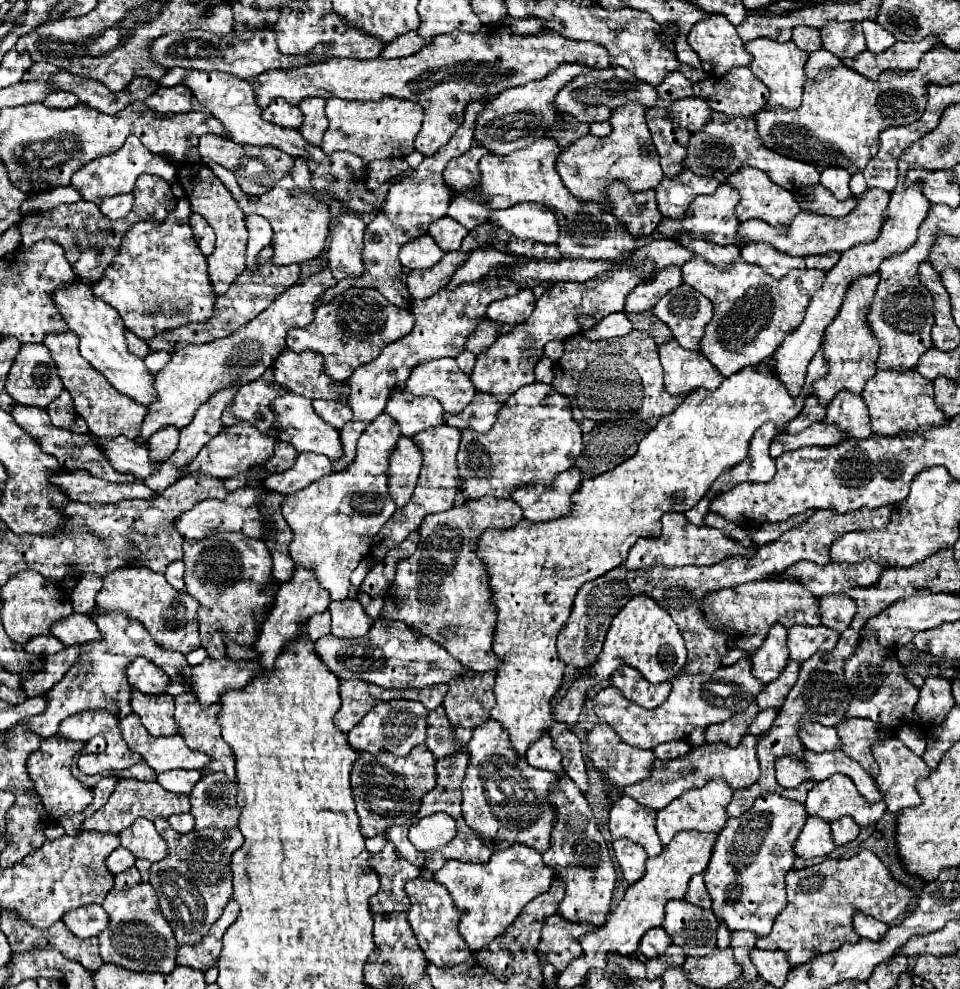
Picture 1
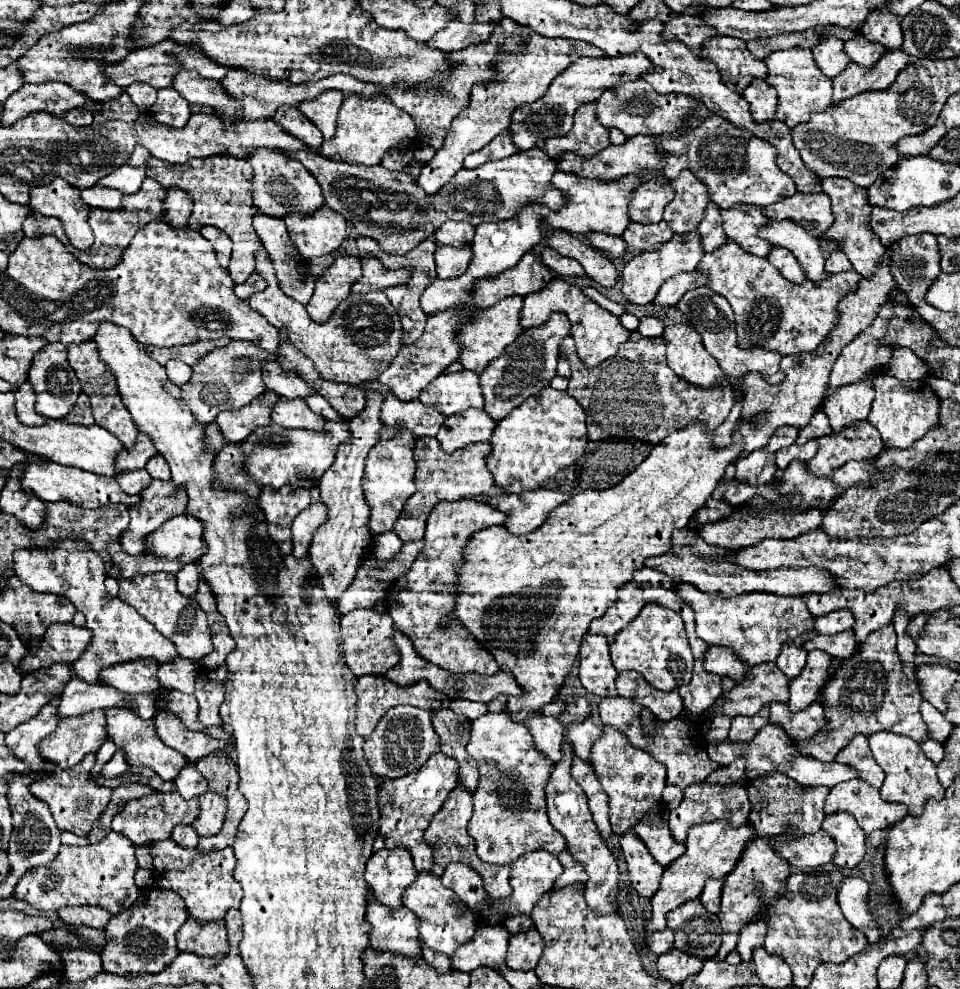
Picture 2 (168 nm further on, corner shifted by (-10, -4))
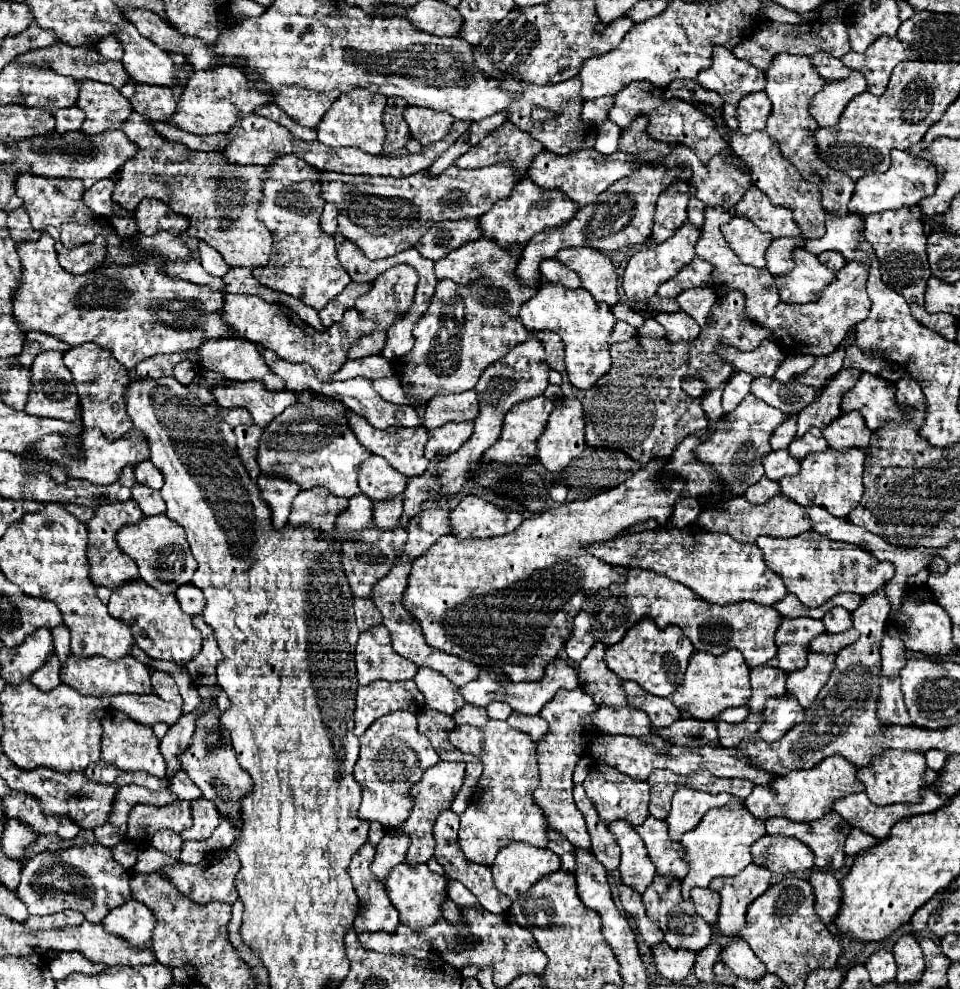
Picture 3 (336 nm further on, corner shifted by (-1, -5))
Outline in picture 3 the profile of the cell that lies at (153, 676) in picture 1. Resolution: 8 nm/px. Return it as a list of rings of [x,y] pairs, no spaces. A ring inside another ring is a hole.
[[[69,656],[67,666],[61,670],[61,682],[79,690],[83,696],[103,696],[103,694],[151,694],[151,682],[149,682],[151,670],[137,662],[133,656],[125,656],[117,662],[111,662],[103,656],[95,656],[89,660],[75,660]]]

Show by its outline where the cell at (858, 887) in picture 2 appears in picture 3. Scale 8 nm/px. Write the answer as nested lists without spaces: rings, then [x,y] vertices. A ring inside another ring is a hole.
[[[817,870],[811,874],[809,882],[815,888],[815,910],[823,918],[823,922],[835,932],[835,918],[839,916],[841,910],[841,896],[843,890],[837,882],[837,878],[831,872],[821,872]]]

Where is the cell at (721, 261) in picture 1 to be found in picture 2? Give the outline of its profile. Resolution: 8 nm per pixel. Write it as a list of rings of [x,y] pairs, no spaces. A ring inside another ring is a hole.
[[[708,203],[706,211],[704,211],[704,219],[698,225],[700,237],[702,237],[702,247],[704,251],[714,251],[720,245],[726,243],[726,235],[722,231],[722,217],[720,217],[720,209],[714,203]]]

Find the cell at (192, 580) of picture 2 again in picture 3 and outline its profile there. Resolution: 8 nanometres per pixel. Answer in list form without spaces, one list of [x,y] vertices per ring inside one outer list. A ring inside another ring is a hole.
[[[183,584],[177,586],[175,596],[181,604],[181,610],[189,616],[197,616],[203,612],[203,592],[195,584]]]

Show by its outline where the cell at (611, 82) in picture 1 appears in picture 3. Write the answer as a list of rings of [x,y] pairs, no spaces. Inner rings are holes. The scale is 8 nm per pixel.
[[[631,82],[631,86],[625,86],[619,94],[615,94],[615,104],[607,112],[607,118],[623,130],[629,128],[637,116],[647,118],[647,134],[653,140],[669,144],[683,142],[685,146],[691,146],[695,152],[699,152],[703,162],[707,162],[707,158],[711,158],[713,154],[729,150],[727,140],[715,130],[715,122],[711,122],[711,118],[697,110],[697,106],[679,98],[665,98],[661,94],[661,88],[649,82]]]

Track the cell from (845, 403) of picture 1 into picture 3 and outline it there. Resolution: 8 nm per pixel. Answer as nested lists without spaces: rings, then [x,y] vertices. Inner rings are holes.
[[[851,448],[851,450],[823,450],[823,452],[811,452],[803,458],[801,470],[795,476],[785,476],[781,484],[781,492],[795,500],[797,504],[819,504],[825,506],[831,514],[845,518],[857,504],[859,498],[863,496],[863,482],[861,482],[861,472],[863,472],[863,462],[865,462],[865,450],[863,448]]]

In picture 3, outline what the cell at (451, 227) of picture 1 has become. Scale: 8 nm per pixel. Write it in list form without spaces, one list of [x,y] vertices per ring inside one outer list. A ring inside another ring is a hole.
[[[475,218],[467,220],[443,220],[427,230],[427,234],[415,244],[421,256],[429,260],[439,260],[447,256],[447,252],[473,242],[479,238],[479,222]]]

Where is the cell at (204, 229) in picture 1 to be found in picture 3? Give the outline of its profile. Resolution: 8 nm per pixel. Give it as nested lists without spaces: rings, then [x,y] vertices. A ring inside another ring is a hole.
[[[199,240],[199,262],[211,276],[225,276],[229,270],[221,254],[213,246],[209,246],[205,240]]]

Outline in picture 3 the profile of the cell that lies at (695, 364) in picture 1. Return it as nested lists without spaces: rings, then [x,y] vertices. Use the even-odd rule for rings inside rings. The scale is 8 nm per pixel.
[[[663,312],[663,314],[657,314],[655,320],[665,328],[665,338],[671,342],[671,344],[677,344],[677,342],[687,342],[687,344],[693,344],[697,338],[699,338],[699,326],[695,326],[695,320],[685,314],[685,312]]]

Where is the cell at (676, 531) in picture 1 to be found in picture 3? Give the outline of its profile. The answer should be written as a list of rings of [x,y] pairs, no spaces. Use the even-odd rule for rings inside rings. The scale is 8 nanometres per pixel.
[[[807,530],[793,538],[761,536],[757,538],[757,546],[763,552],[767,568],[777,572],[783,578],[787,590],[797,594],[797,598],[809,608],[821,606],[839,592],[869,596],[881,590],[883,584],[889,582],[895,574],[895,566],[891,562],[881,562],[855,544],[831,540],[815,530]]]

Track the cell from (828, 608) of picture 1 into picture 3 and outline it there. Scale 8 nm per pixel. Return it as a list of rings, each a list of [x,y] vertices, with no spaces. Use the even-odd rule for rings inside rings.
[[[831,608],[825,616],[823,616],[823,624],[827,632],[845,632],[851,628],[851,612],[843,610],[843,608]]]

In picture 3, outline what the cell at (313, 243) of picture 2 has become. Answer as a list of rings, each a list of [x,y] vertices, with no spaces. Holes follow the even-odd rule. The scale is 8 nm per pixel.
[[[325,204],[323,214],[321,214],[321,230],[323,230],[323,232],[335,234],[335,230],[337,230],[337,220],[335,220],[335,216],[337,216],[337,206]]]

